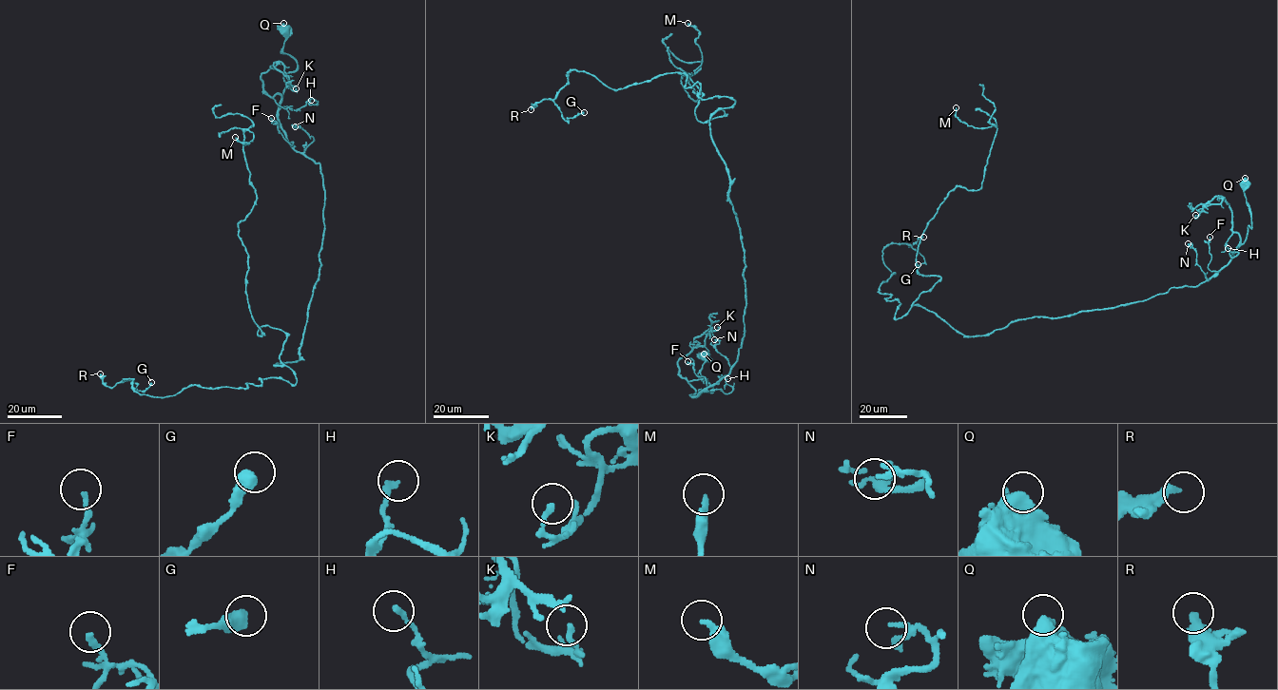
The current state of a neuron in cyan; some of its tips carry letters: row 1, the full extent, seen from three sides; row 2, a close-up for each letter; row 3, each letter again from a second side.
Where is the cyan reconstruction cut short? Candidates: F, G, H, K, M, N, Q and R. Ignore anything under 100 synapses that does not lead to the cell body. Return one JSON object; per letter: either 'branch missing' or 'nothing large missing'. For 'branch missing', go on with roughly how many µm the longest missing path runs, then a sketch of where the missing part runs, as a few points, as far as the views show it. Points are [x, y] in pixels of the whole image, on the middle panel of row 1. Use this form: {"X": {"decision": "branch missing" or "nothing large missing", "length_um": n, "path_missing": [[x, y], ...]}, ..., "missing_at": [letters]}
{"F": {"decision": "nothing large missing"}, "G": {"decision": "nothing large missing"}, "H": {"decision": "nothing large missing"}, "K": {"decision": "nothing large missing"}, "M": {"decision": "nothing large missing"}, "N": {"decision": "nothing large missing"}, "Q": {"decision": "nothing large missing"}, "R": {"decision": "nothing large missing"}, "missing_at": []}

